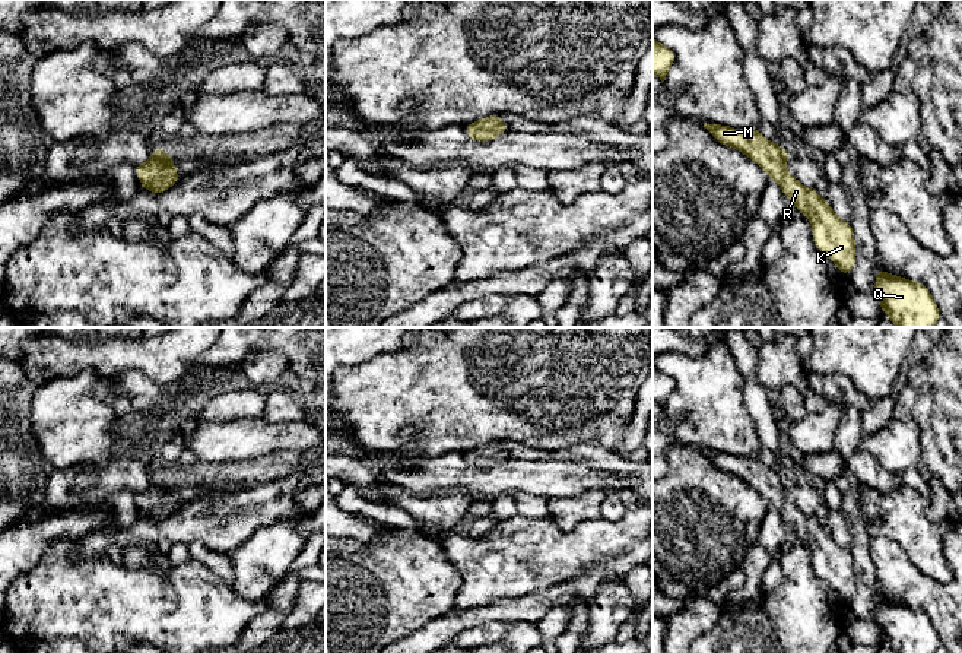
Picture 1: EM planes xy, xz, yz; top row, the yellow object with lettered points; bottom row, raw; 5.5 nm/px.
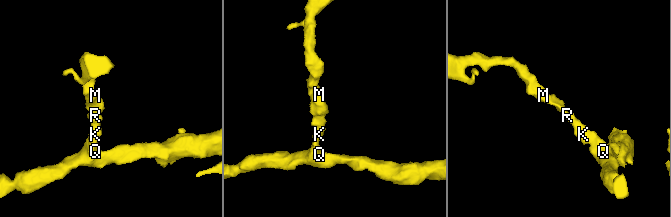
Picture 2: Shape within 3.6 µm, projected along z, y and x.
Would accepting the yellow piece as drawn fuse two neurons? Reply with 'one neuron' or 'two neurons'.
one neuron

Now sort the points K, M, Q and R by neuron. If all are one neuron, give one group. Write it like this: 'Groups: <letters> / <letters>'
Groups: K M Q R

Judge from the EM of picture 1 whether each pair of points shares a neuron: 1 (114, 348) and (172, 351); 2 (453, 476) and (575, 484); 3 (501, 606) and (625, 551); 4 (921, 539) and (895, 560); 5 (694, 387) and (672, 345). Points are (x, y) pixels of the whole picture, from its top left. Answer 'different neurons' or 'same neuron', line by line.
1: same neuron
2: same neuron
3: different neurons
4: different neurons
5: different neurons

